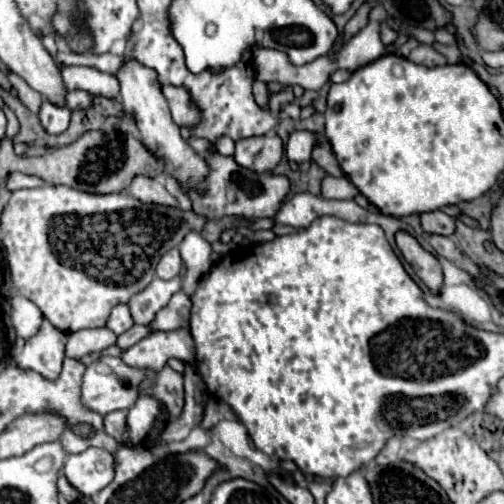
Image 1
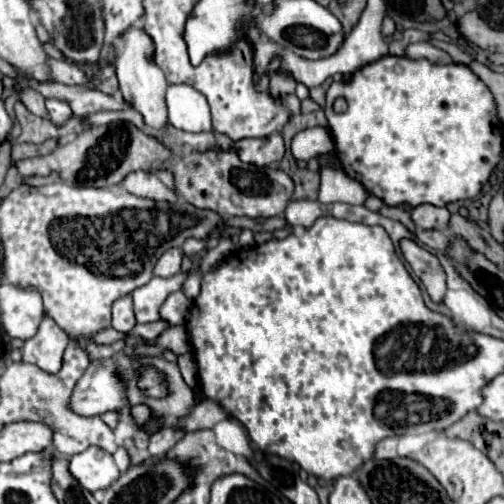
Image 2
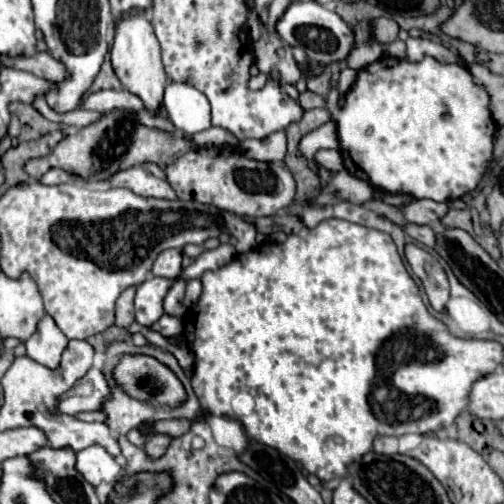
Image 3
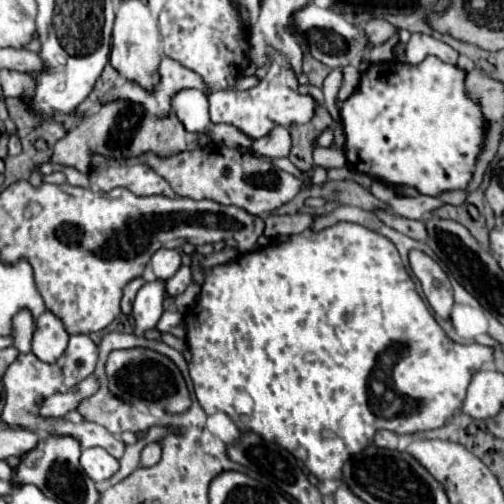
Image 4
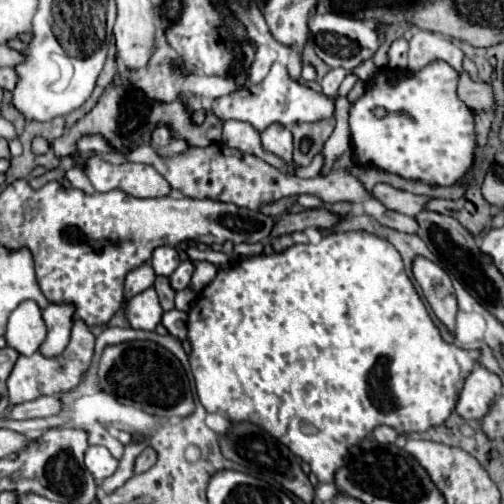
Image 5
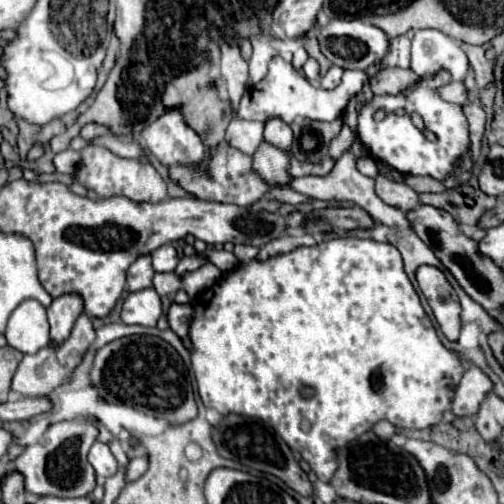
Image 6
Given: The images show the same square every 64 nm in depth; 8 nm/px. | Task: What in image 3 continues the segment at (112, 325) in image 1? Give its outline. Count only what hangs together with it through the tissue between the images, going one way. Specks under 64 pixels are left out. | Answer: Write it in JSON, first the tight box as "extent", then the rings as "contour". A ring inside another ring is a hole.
{"extent":[114,288,136,328],"contour":[[[128,288],[116,300],[116,322],[114,324],[118,328],[130,328],[134,322],[134,292],[136,288]]]}

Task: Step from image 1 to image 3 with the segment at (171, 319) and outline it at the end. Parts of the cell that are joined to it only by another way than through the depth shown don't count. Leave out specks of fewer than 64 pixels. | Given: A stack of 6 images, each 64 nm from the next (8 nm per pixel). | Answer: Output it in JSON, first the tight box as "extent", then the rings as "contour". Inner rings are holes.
{"extent":[164,280,186,318],"contour":[[[176,280],[174,286],[170,288],[168,296],[164,298],[164,312],[174,316],[174,318],[182,318],[186,314],[186,306],[182,304],[184,300],[184,288],[186,288],[186,282],[184,280]]]}

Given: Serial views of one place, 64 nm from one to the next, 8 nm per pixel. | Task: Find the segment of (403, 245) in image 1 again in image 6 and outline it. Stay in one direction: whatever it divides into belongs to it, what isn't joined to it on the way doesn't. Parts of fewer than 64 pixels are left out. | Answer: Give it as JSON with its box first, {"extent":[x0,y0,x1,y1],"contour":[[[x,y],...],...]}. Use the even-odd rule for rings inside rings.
{"extent":[416,264,460,340],"contour":[[[422,264],[416,270],[416,280],[420,284],[422,294],[426,296],[442,332],[448,340],[458,340],[460,332],[460,302],[458,296],[444,276],[444,272],[436,266]]]}

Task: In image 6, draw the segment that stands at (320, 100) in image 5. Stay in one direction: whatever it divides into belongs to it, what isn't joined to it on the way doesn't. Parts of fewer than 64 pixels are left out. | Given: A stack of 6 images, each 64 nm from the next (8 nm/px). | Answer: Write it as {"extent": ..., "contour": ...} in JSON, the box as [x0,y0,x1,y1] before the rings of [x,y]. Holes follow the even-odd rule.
{"extent":[234,58,368,124],"contour":[[[274,58],[270,62],[268,76],[260,80],[258,84],[254,84],[252,90],[248,90],[242,96],[238,110],[234,114],[236,118],[256,120],[256,122],[268,122],[272,118],[280,118],[286,124],[292,124],[296,116],[302,116],[308,120],[336,120],[342,116],[342,110],[346,108],[348,100],[356,92],[360,92],[366,80],[368,76],[362,70],[346,70],[342,76],[342,82],[334,90],[322,90],[322,88],[314,88],[300,72],[294,72],[288,62],[284,62],[282,58]]]}

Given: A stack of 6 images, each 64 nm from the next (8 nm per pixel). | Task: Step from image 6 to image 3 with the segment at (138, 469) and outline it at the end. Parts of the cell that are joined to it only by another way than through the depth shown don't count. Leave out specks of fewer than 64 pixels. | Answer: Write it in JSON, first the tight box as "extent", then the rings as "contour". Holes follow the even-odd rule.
{"extent":[144,434,172,458],"contour":[[[154,434],[154,436],[148,438],[148,442],[144,446],[144,452],[150,458],[160,458],[166,452],[166,448],[170,446],[170,442],[172,442],[170,436],[166,436],[166,434]]]}

